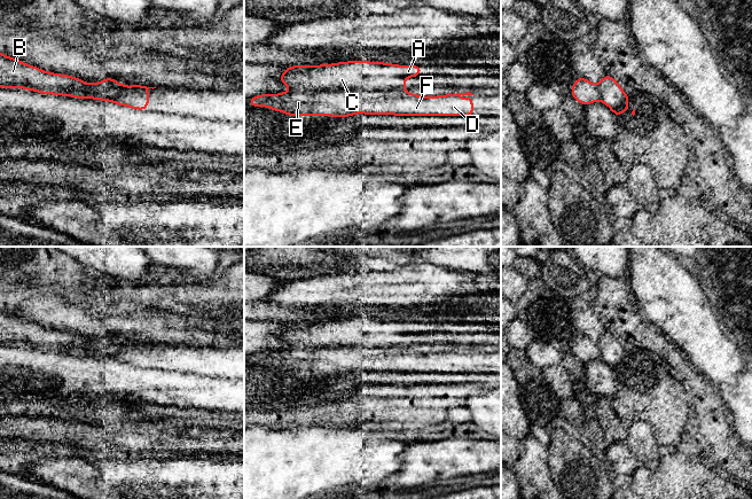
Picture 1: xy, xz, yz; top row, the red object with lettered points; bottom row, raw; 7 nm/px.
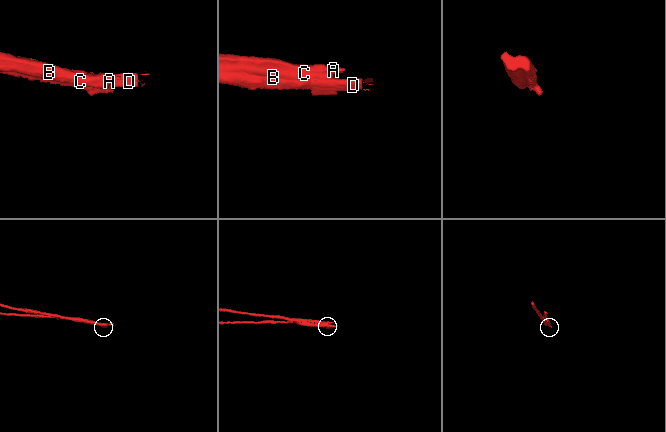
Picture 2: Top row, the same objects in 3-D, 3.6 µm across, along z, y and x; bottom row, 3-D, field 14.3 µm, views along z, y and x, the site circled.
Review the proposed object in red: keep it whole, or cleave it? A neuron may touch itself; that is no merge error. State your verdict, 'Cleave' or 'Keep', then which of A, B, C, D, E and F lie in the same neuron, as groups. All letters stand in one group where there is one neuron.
Cleave. Groups: A C / B D E F

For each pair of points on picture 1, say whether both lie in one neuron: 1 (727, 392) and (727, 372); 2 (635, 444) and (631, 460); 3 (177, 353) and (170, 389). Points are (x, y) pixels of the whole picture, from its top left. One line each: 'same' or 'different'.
1: different
2: different
3: different

